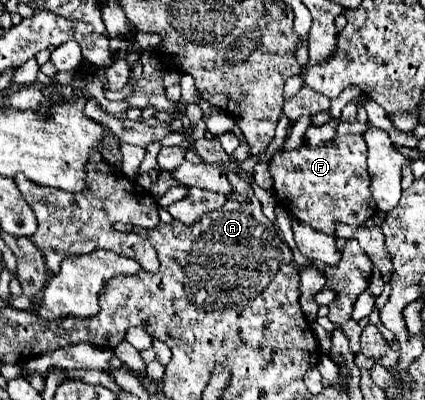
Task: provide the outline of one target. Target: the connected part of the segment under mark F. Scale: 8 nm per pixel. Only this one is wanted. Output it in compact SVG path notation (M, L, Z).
M360 134L337 135L332 145L324 147L298 147L294 151L278 149L270 161L276 200L292 213L292 217L326 235L334 235L336 223L360 227L376 213L376 203L370 195L367 152L366 142Z

